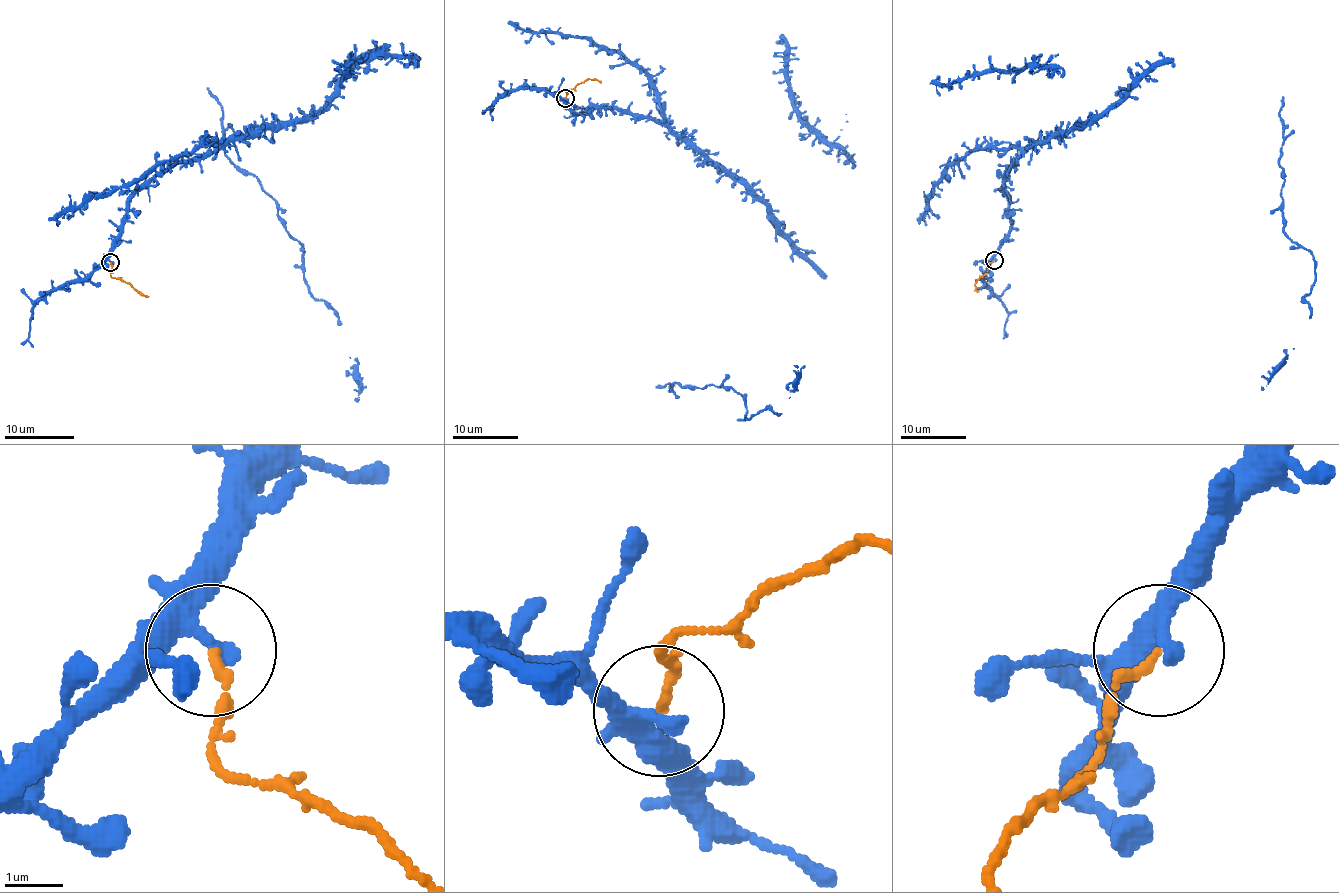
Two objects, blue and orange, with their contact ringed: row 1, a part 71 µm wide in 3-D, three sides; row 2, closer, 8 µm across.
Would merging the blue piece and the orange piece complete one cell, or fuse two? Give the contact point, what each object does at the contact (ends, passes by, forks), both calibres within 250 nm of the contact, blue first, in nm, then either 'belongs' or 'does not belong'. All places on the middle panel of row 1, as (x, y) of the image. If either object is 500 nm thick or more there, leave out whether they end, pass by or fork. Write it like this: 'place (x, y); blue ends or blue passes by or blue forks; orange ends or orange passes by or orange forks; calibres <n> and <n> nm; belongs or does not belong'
place (565, 98); blue passes by; orange ends; calibres 280 and 150 nm; does not belong

